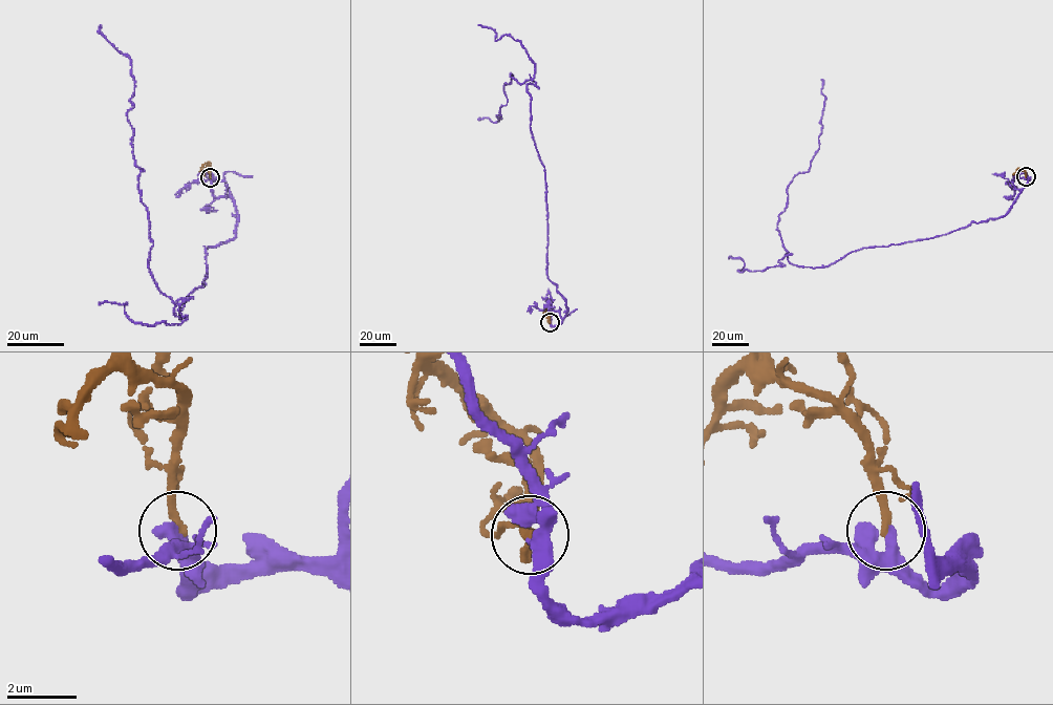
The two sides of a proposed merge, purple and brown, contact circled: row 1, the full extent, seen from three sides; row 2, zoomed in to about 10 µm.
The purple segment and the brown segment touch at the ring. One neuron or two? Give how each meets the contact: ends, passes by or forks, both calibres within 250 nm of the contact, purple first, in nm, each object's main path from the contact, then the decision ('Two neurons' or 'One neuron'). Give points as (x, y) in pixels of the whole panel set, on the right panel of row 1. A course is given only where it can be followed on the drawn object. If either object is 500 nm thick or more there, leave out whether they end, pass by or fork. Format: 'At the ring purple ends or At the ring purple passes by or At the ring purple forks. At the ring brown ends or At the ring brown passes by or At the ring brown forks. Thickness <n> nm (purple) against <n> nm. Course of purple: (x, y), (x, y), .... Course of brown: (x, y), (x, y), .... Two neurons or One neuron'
At the ring purple passes by. At the ring brown ends. Thickness 240 nm (purple) against 240 nm. Course of purple: (1026, 176), (1004, 215), (828, 266), (792, 264), (777, 222), (787, 187), (819, 148), (821, 80). Course of brown: (1026, 176), (1018, 168), (1013, 175). One neuron

